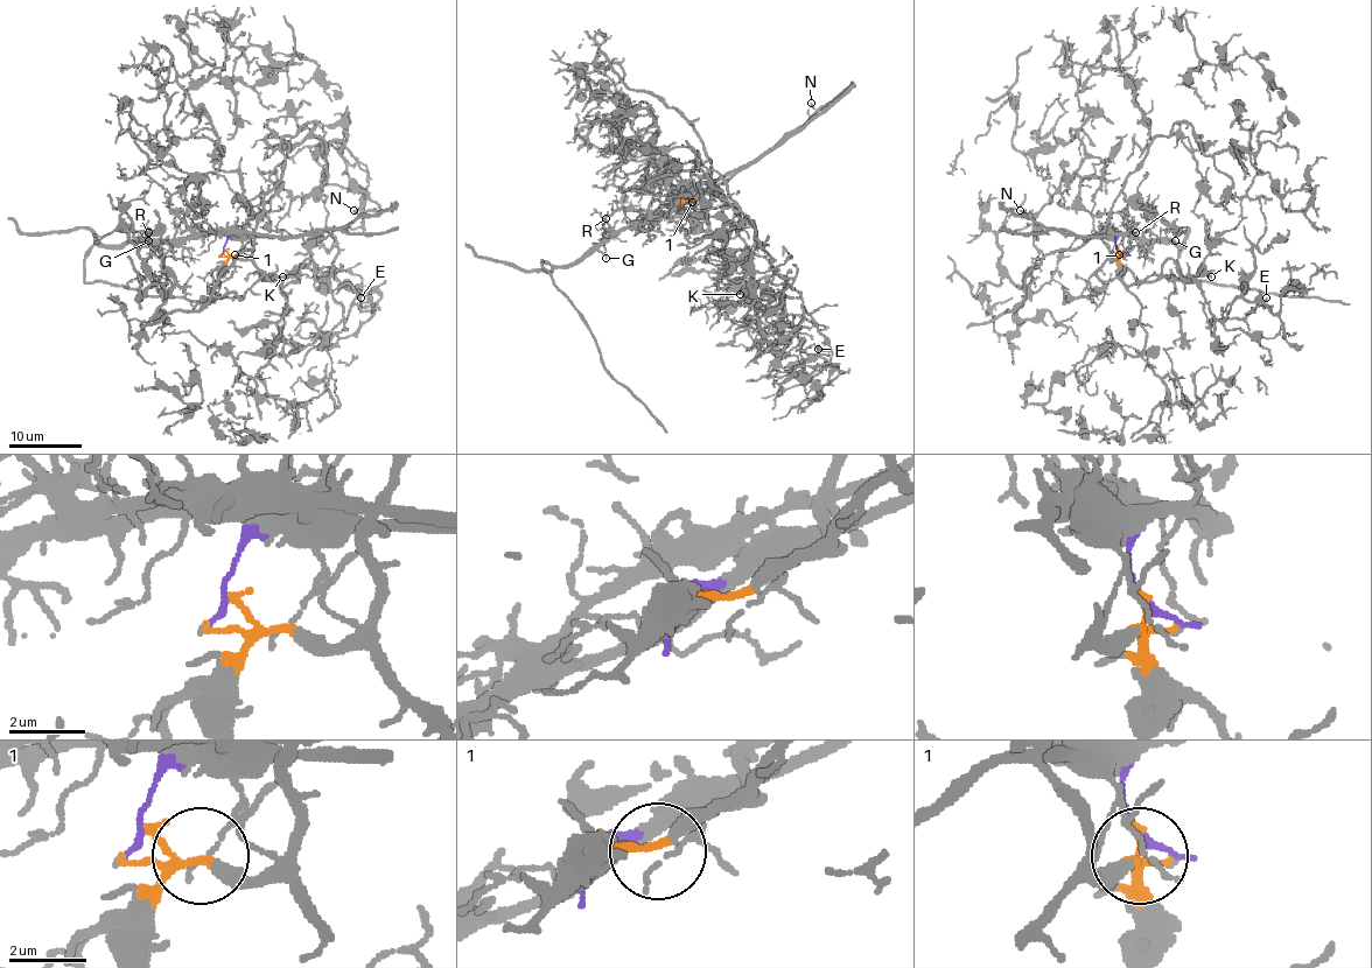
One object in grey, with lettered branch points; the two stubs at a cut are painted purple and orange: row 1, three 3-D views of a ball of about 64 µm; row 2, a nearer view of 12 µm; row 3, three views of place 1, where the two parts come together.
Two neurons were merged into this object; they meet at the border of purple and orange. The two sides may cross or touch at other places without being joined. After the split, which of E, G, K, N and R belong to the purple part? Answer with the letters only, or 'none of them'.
G, N, R

